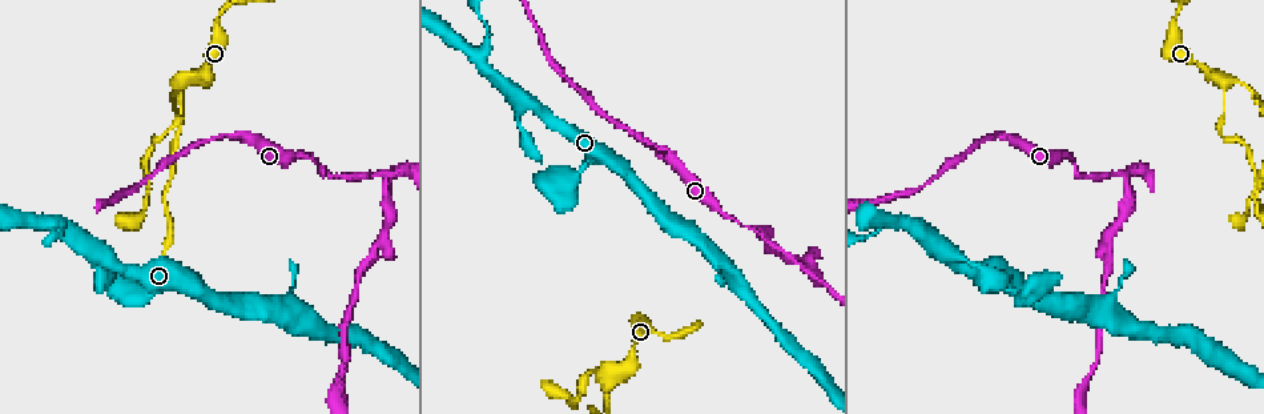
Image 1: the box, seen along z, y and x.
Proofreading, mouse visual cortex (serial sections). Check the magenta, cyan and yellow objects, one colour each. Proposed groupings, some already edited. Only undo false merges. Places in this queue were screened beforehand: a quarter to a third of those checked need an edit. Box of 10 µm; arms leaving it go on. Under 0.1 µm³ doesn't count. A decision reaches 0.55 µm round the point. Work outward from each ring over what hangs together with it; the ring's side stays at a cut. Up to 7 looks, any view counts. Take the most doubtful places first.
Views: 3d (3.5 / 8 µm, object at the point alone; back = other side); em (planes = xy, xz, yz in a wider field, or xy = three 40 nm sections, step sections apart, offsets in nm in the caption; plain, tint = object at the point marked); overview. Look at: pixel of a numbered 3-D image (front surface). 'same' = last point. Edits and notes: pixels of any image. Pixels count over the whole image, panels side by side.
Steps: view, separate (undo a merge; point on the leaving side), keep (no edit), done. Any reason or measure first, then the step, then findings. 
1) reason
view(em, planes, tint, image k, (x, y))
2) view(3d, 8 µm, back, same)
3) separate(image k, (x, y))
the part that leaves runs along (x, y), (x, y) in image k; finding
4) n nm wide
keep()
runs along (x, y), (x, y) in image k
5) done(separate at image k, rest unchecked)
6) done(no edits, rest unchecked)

view(3d, 3.5 µm, image 1, (805, 272))

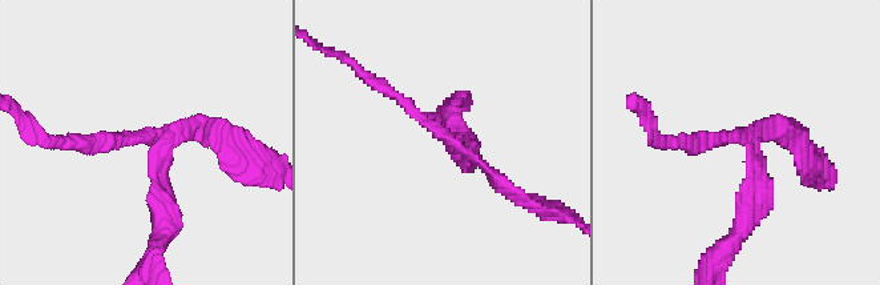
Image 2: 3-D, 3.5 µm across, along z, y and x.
3 arms; arms of 150, 150, 200 nm; now the EM
view(em, planes, tint, image 2, (743, 138))

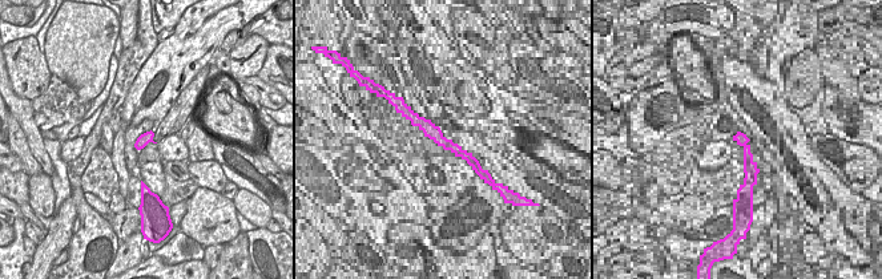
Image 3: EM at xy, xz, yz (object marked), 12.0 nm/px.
another direction
view(em, xy, step 3, tint, same)

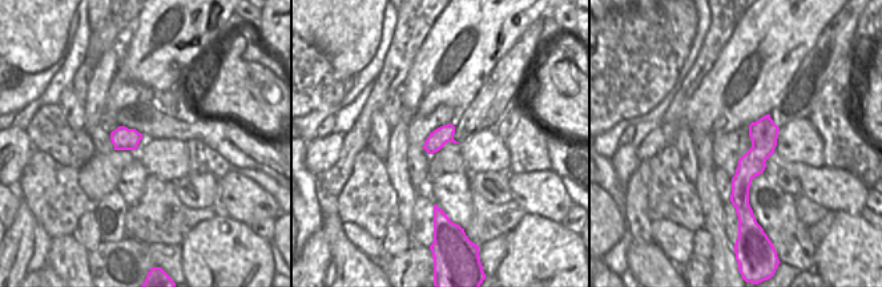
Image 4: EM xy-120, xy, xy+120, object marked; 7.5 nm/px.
separate(image 2, (769, 195))
border along (749, 149), (754, 157), (764, 162) in image 4; two cells meet here

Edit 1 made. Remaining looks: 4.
abrupt turn
view(3d, 8 µm, image 1, (1219, 131))

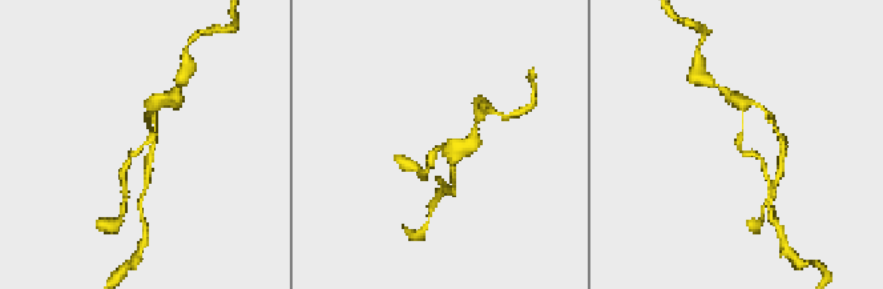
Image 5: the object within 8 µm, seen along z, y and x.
view(3d, 3.5 µm, back, same)

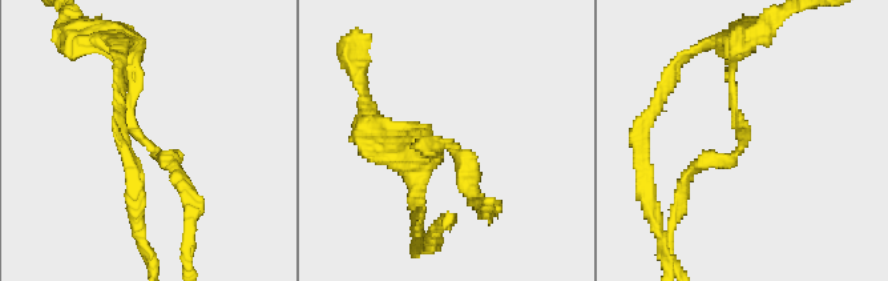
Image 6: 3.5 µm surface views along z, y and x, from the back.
arms of 100, 150 nm; now the EM
view(em, xy, step 3, tint, image 6, (741, 147))

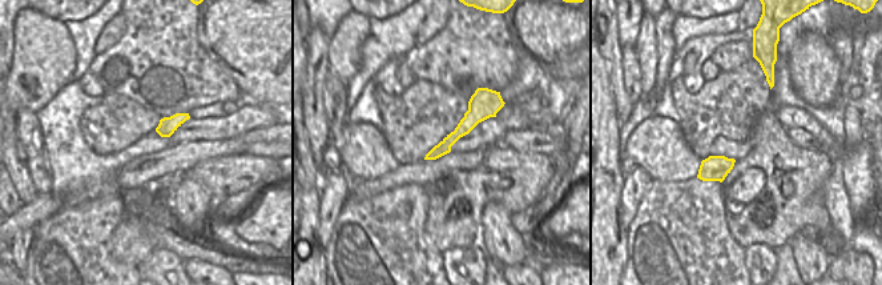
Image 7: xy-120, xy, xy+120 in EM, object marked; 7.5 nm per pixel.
keep()
runs along (132, 68), (128, 121), (185, 192) in image 6; all the same cell

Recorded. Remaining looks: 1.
done(separate at image 2, rest unchecked)

